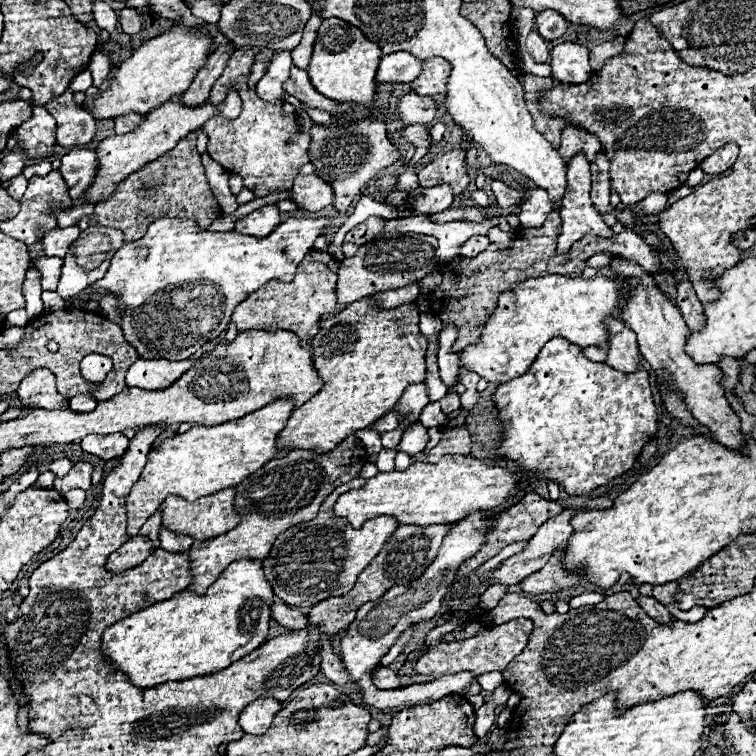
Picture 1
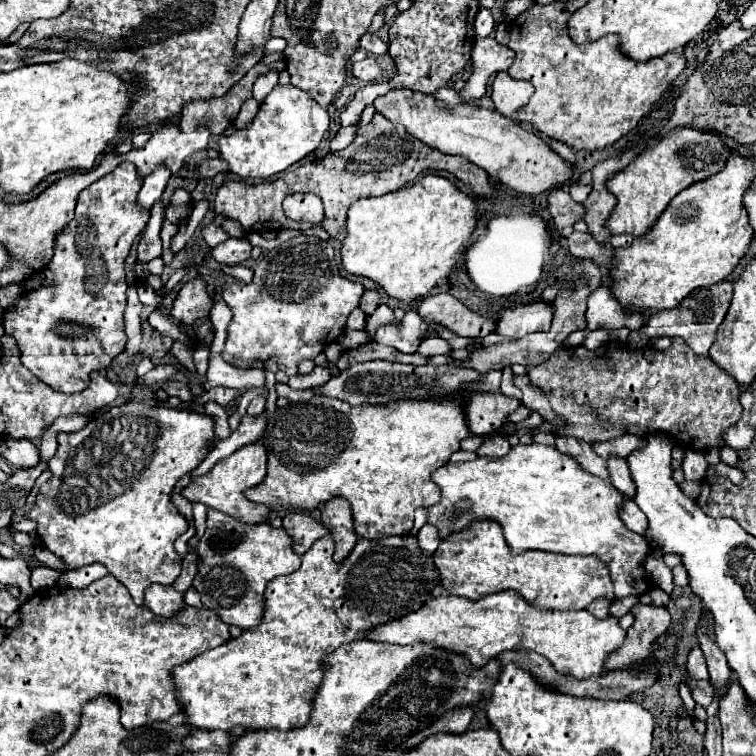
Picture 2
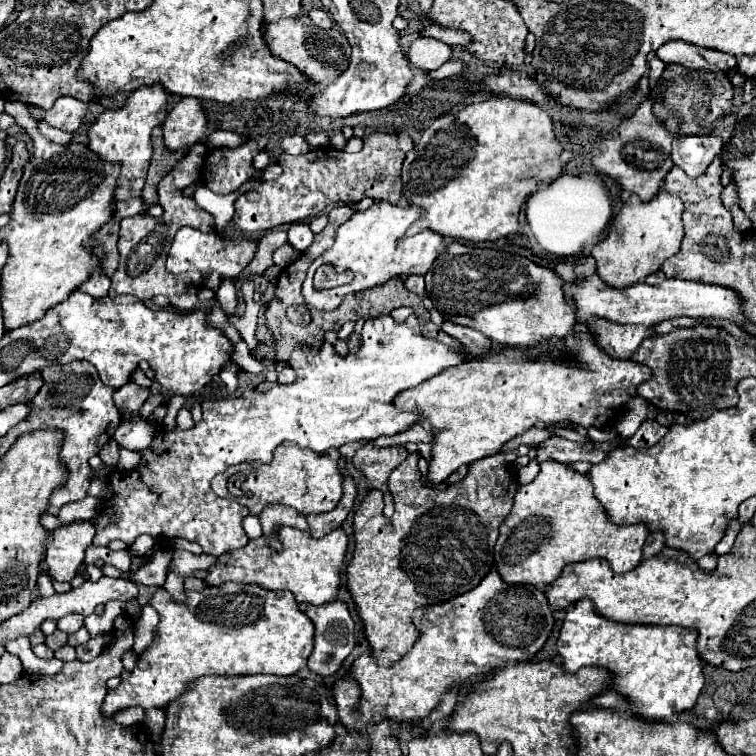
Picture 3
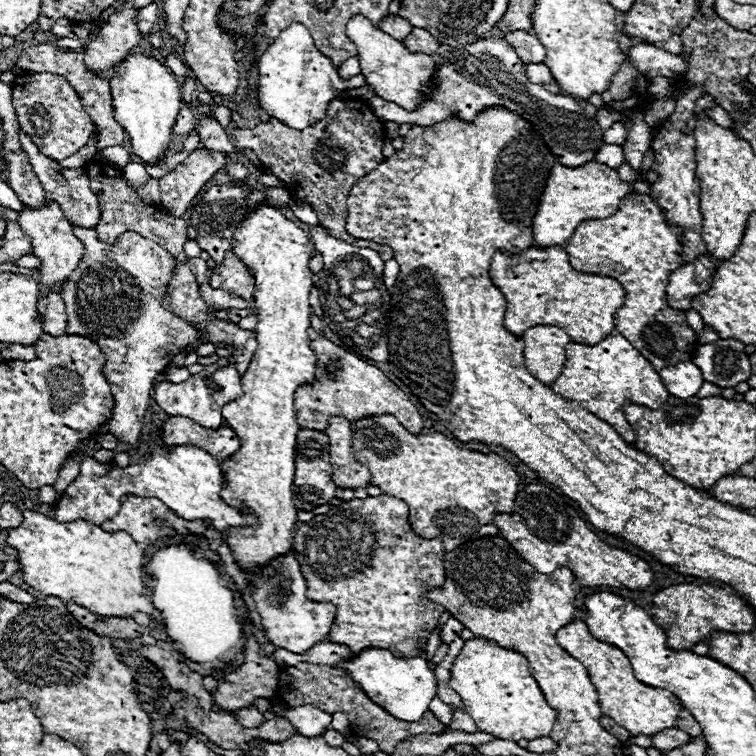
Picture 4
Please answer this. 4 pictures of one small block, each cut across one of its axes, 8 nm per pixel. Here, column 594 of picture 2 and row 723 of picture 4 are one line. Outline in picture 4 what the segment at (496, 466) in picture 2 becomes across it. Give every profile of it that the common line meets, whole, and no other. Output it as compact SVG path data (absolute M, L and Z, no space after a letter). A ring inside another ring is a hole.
M482 638L468 640L464 644L464 648L460 650L460 654L454 658L452 668L450 668L450 688L462 698L464 710L472 716L478 730L494 734L502 740L518 742L520 738L534 740L540 736L548 736L558 718L558 712L546 702L538 682L532 678L532 674L528 670L528 660L520 652L500 648L496 642L488 642Z

